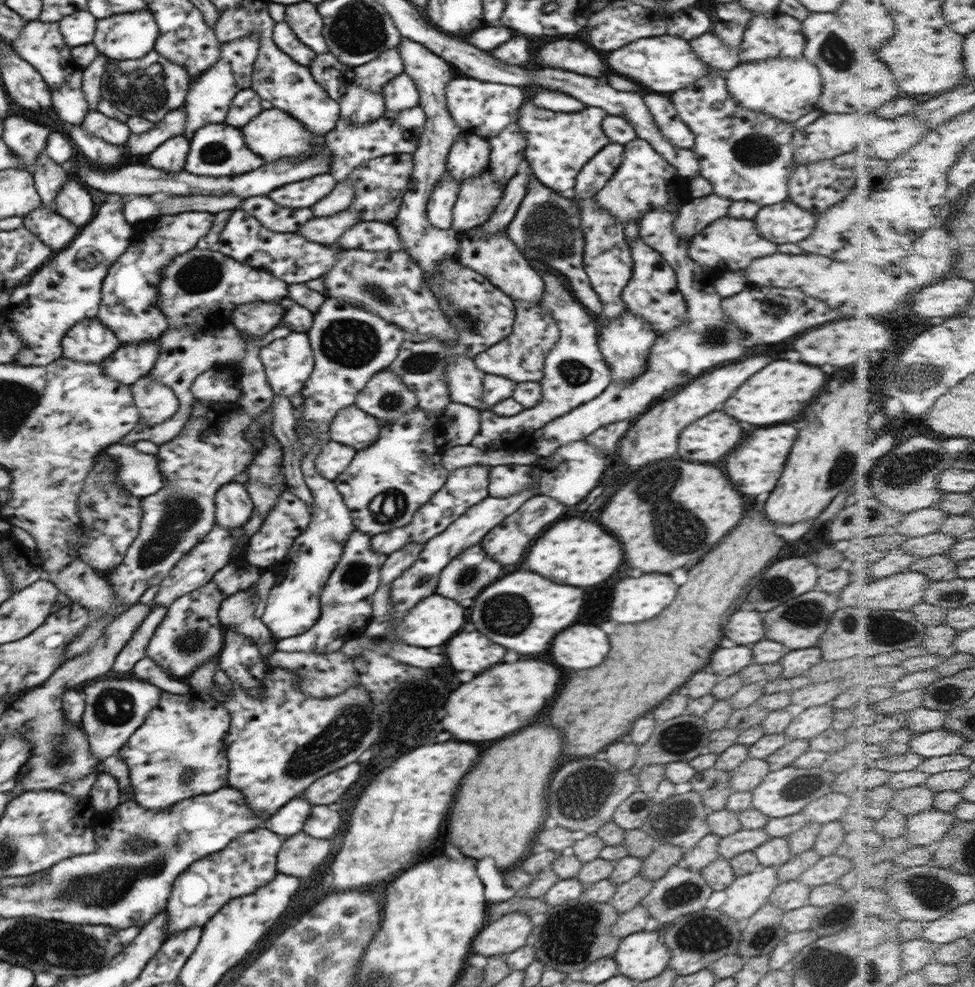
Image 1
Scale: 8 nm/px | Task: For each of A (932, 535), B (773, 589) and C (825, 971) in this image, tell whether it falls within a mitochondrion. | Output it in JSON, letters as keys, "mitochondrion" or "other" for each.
{"A":"other","B":"mitochondrion","C":"mitochondrion"}

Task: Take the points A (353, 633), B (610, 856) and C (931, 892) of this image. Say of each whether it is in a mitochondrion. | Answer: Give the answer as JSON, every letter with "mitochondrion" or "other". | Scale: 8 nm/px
{"A":"other","B":"other","C":"mitochondrion"}

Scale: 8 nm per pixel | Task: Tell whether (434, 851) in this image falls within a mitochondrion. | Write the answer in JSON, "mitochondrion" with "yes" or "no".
{"mitochondrion":"no"}

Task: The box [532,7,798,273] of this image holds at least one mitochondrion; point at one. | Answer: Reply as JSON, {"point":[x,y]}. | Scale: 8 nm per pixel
{"point":[754,149]}

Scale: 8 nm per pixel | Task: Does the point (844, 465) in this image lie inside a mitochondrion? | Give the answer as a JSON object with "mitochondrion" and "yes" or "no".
{"mitochondrion":"yes"}

